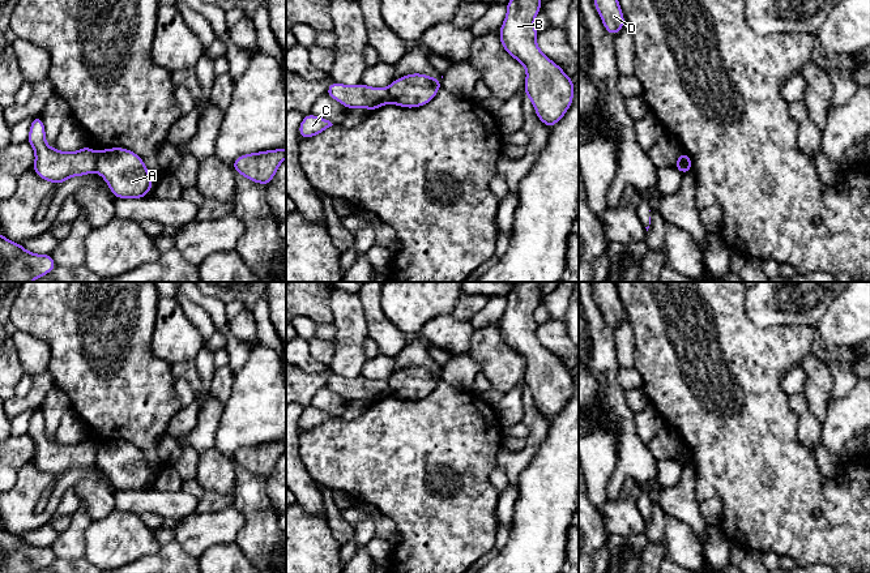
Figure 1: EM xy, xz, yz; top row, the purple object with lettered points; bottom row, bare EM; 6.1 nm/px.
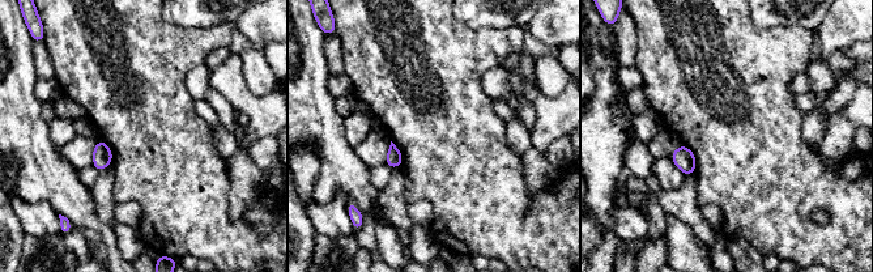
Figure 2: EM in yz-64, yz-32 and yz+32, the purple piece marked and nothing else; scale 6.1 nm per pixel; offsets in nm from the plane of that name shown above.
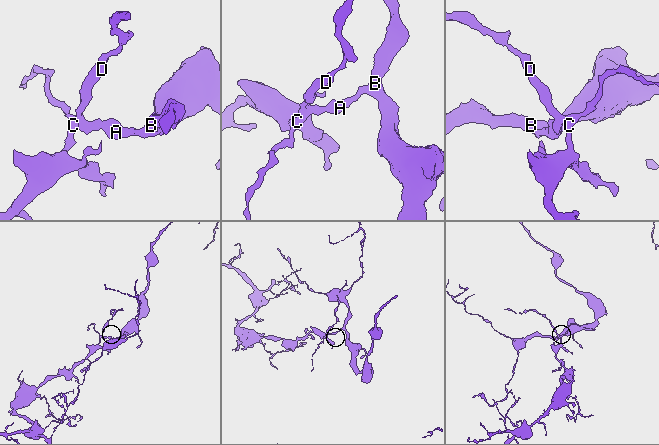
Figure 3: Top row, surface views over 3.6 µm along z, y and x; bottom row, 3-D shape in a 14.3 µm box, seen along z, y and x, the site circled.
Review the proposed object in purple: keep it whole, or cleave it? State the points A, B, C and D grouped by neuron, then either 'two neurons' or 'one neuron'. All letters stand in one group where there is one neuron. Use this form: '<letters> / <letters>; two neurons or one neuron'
A B / C D; two neurons

